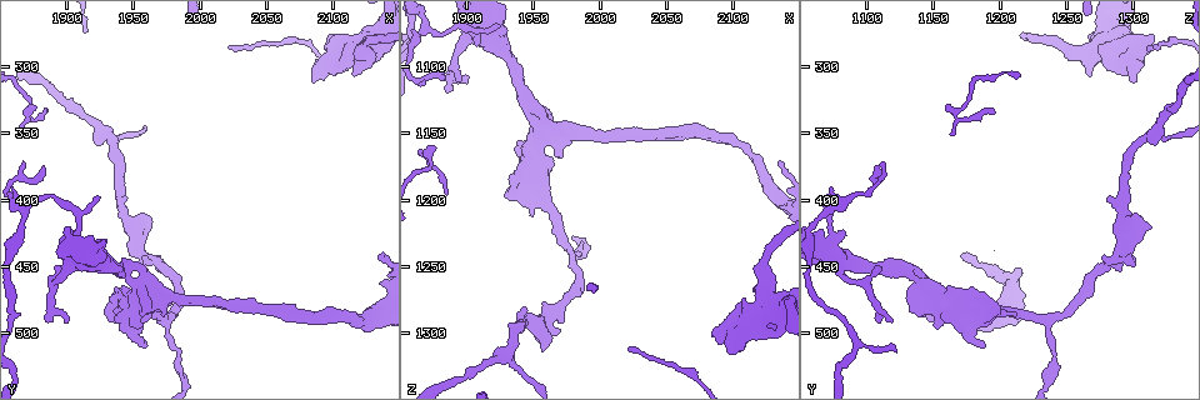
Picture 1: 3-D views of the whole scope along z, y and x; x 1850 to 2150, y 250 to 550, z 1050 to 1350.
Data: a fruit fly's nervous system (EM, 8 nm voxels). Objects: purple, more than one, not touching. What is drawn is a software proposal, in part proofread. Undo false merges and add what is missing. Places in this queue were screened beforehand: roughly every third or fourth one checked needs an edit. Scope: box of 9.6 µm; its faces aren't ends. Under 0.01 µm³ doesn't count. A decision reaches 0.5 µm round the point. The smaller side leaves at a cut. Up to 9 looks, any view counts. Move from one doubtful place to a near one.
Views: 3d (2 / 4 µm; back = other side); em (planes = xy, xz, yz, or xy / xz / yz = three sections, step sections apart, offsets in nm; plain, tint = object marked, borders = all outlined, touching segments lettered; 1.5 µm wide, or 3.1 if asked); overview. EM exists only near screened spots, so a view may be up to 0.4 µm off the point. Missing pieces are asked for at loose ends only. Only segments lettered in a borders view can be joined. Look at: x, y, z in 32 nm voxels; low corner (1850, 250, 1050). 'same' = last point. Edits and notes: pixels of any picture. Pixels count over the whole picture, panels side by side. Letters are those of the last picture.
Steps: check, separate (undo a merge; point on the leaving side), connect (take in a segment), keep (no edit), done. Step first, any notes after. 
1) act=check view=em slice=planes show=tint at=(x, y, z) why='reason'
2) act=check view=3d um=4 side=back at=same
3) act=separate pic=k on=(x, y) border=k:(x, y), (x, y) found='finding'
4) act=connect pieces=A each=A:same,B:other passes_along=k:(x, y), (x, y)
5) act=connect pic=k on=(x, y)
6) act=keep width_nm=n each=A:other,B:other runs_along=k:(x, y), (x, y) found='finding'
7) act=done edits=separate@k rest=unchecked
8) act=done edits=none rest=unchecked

act=check view=em slice=planes show=tint at=(2096, 276, 1316) why='thick end'

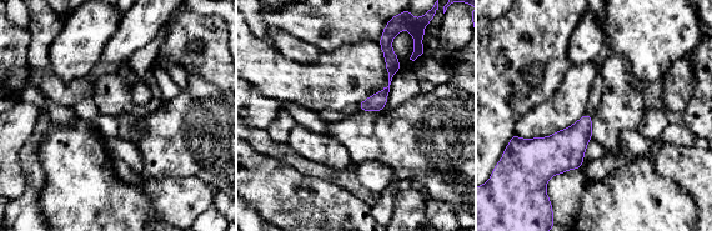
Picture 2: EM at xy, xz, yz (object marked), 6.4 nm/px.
act=check view=em slice=planes show=borders at=same why='see the neighbours'

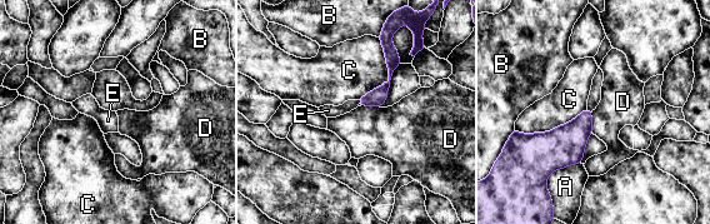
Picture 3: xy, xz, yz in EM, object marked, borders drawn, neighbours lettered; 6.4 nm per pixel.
act=keep each=A:other,B:other,C:other,D:other,E:other border=3:(593, 112), (591, 133) found='none of them fits'

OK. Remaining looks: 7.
act=check view=3d um=4 at=(2114, 306, 1268) why='an open end'

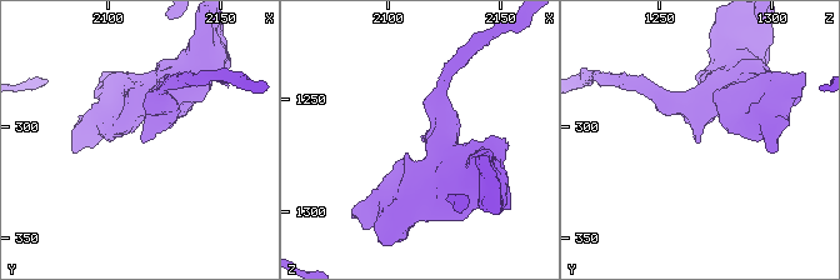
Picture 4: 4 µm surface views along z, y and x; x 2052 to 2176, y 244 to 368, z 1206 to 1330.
act=check view=em slice=planes show=borders at=(2115, 307, 1269) why='shape alone is not enough'

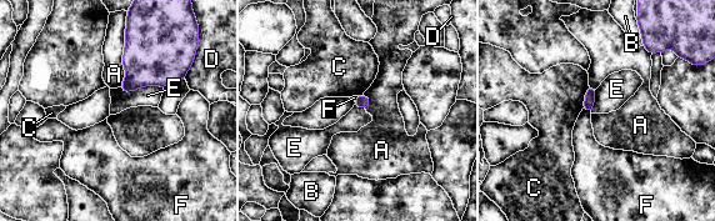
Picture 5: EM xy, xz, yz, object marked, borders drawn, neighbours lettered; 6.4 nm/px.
act=keep each=A:other,B:other,C:other,D:other,E:other,F:other found='no lettered segment goes on from it'

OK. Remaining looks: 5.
act=check view=em slice=yz step=4 show=borders at=(1974, 490, 1230) why='a fork'

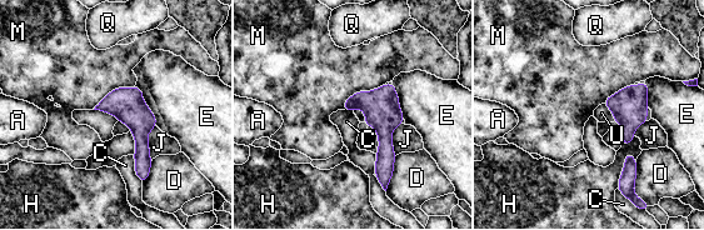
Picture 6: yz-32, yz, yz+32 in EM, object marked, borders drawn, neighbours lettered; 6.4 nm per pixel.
act=keep width_nm=80 each=A:other,C:other,D:other,E:other,H:other,J:other,M:other,Q:other,U:other runs_along=6:(390, 86), (384, 99), (383, 178) found='all the same neuron'

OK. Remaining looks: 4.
act=check view=em slice=planes show=tint at=(1910, 410, 1072)

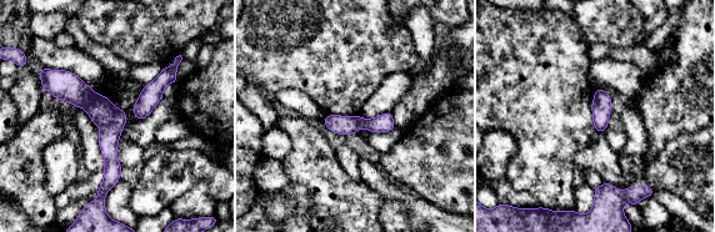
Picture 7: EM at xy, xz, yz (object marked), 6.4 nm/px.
act=check view=em slice=planes show=borders at=same

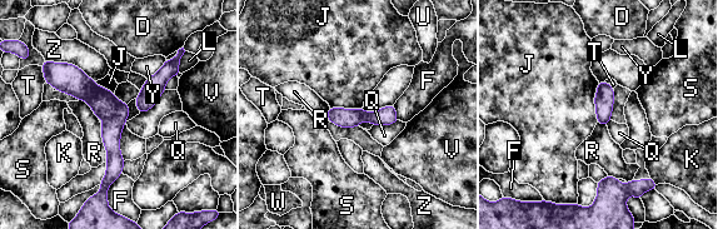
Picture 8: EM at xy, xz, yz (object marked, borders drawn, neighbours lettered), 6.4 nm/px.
act=separate pic=8 on=(66, 78) each=D:other,F:other,J:other,K:other,L:other,Q:other,R:other,S:other,T:other,U:other,V:other,W:other,Y:other,Z:other border=8:(94, 84), (85, 99) found='a second neuron is stuck on'

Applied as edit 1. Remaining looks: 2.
act=done edits=separate@8 rest=unchecked

